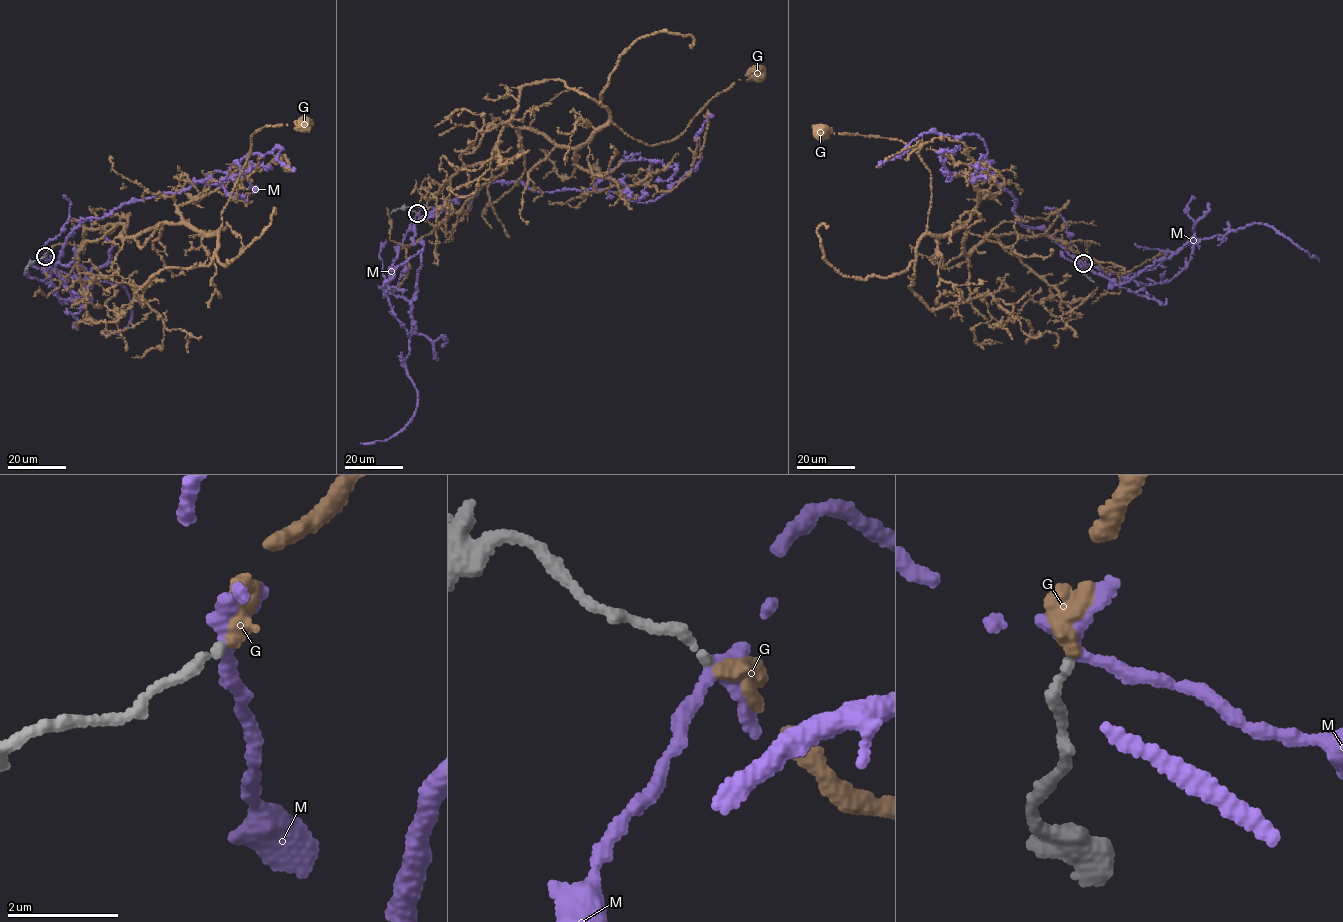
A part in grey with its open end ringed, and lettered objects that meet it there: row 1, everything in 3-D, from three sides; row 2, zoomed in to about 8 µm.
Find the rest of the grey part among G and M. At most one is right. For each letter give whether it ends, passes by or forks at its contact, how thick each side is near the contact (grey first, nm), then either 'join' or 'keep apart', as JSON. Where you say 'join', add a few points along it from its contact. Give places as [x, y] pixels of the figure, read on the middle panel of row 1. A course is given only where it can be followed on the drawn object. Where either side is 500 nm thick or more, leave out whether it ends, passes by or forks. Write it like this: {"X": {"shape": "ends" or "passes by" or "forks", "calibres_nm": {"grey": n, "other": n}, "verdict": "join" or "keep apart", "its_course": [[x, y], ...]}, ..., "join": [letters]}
{"G": {"shape": "ends", "calibres_nm": {"grey": 180, "other": 360}, "verdict": "join", "its_course": [[417, 213], [450, 231], [517, 157], [520, 128], [570, 147], [612, 123], [645, 144], [670, 141], [758, 70]]}, "M": {"shape": "forks", "calibres_nm": {"grey": 190, "other": 240}, "verdict": "keep apart"}, "join": ["G"]}

